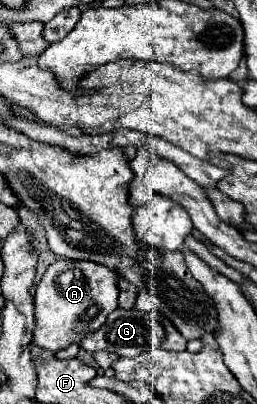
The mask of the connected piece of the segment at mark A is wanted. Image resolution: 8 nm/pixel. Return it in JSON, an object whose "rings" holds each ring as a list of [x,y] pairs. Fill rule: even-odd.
{"rings":[[[60,259],[52,263],[36,285],[36,329],[32,343],[56,353],[70,343],[96,333],[108,313],[118,307],[118,277],[112,269],[92,261]]]}

